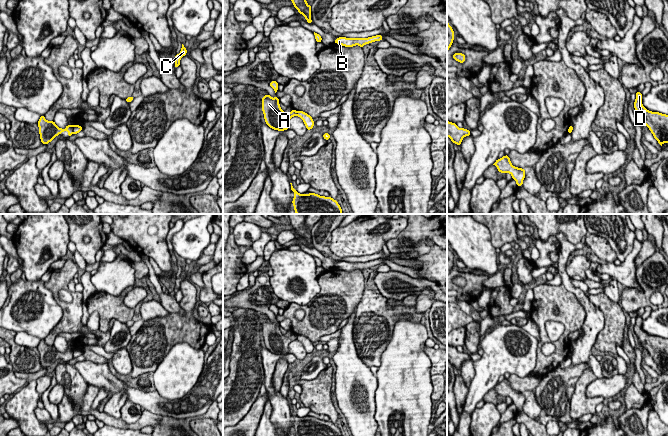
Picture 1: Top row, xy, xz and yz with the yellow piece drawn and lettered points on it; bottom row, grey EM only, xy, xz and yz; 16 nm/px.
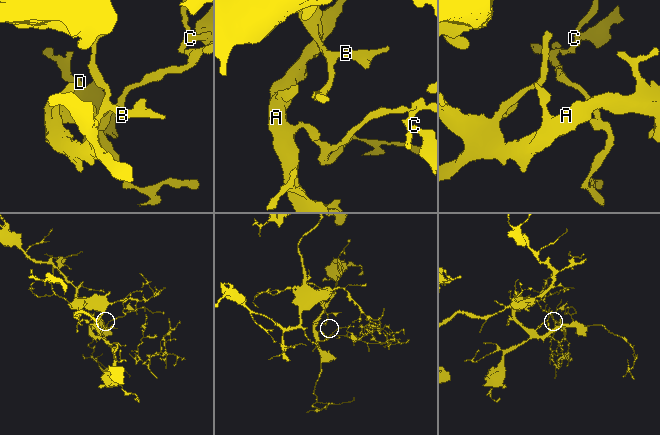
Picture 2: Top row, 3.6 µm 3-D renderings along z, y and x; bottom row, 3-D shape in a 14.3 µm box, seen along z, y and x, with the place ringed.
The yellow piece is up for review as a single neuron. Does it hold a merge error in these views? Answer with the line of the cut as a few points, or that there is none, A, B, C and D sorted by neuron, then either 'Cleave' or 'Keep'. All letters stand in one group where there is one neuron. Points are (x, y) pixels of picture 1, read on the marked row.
Split along xy (71, 126), (73, 132). Groups: A B D / C. Cleave

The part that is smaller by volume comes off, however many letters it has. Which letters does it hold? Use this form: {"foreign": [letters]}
{"foreign": ["C"]}

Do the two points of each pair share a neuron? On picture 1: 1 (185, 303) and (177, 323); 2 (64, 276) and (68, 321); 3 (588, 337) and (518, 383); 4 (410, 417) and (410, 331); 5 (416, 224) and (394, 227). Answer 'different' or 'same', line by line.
1: same
2: same
3: different
4: same
5: different

